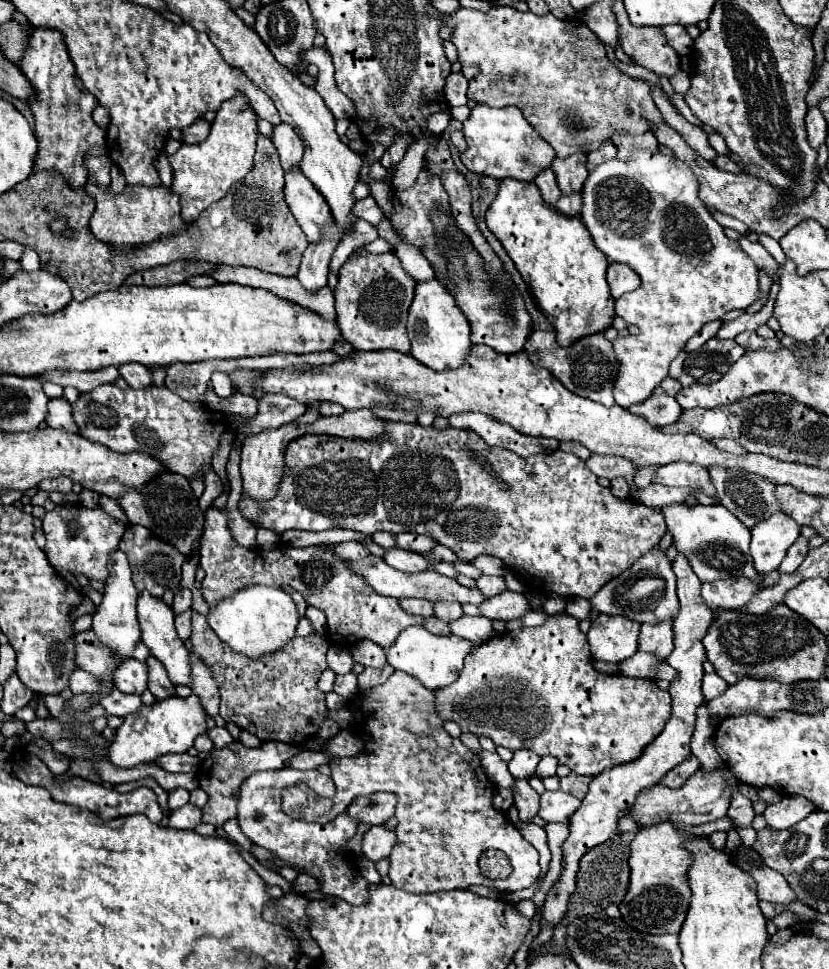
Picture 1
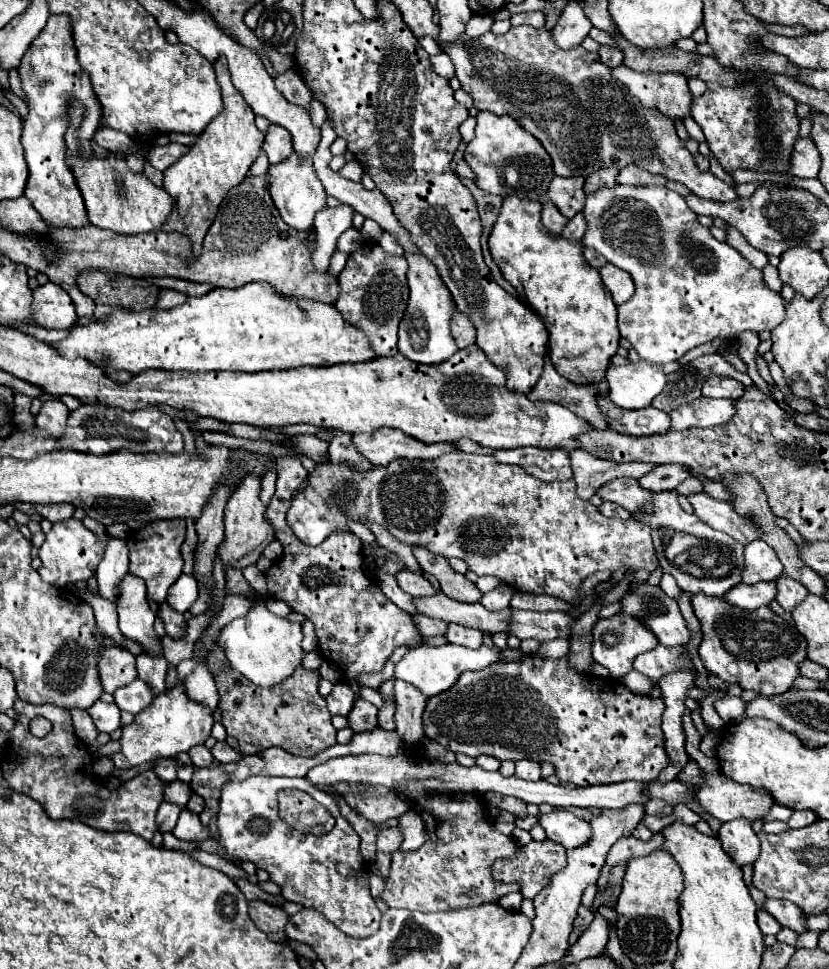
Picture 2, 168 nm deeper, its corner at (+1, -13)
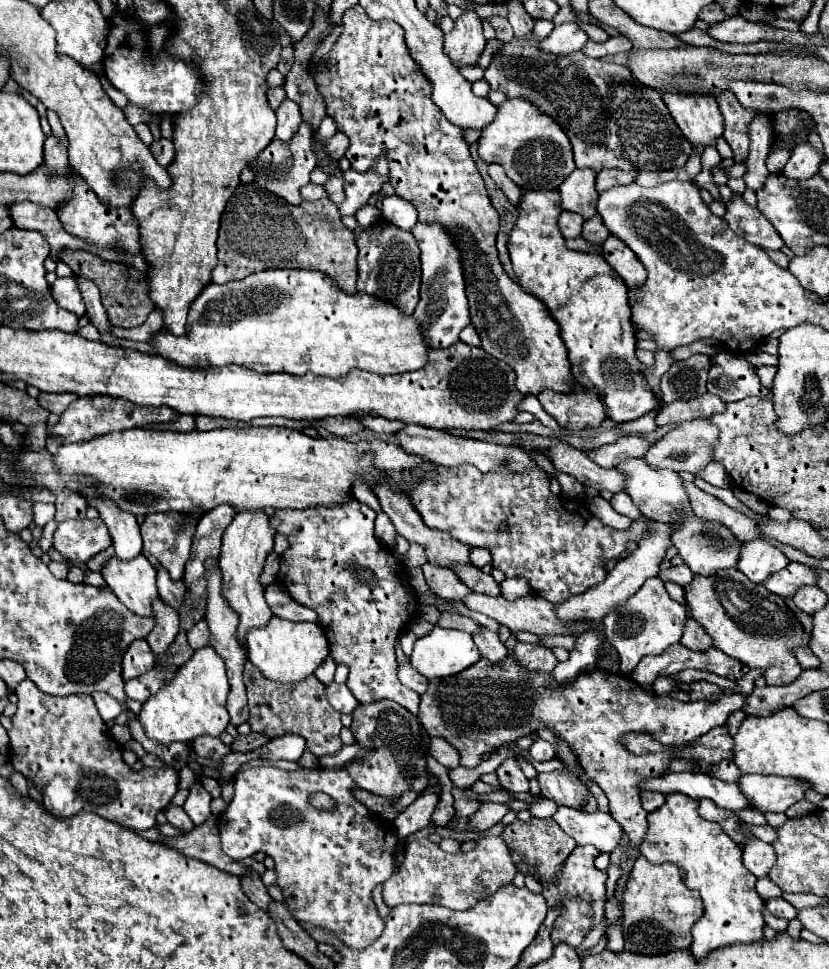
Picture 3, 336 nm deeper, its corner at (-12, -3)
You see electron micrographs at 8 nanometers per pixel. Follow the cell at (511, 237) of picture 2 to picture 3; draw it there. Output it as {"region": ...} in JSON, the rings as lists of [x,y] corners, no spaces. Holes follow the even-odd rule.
{"region":[[[574,169],[566,181],[560,185],[558,191],[526,191],[522,199],[518,201],[518,221],[514,223],[514,233],[510,233],[508,249],[510,259],[514,265],[514,273],[518,277],[518,283],[532,295],[544,301],[552,317],[560,325],[560,337],[568,349],[570,363],[578,369],[582,375],[582,381],[588,383],[598,391],[606,405],[606,415],[616,423],[628,423],[634,421],[650,411],[662,409],[662,403],[656,399],[656,395],[646,387],[646,381],[640,375],[640,361],[634,355],[636,349],[636,331],[630,321],[630,305],[628,305],[628,287],[624,281],[614,273],[614,269],[606,263],[602,255],[594,253],[580,253],[566,247],[564,237],[558,229],[558,215],[562,211],[560,207],[560,195],[562,195],[562,207],[566,211],[574,211],[582,215],[584,219],[592,217],[596,213],[596,171],[592,169]]]}

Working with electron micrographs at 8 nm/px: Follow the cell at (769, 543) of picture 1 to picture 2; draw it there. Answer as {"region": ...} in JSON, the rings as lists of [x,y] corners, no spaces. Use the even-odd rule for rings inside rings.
{"region":[[[757,539],[745,545],[745,565],[743,565],[743,583],[759,583],[759,581],[775,581],[781,575],[783,567],[777,559],[773,547],[765,541]]]}

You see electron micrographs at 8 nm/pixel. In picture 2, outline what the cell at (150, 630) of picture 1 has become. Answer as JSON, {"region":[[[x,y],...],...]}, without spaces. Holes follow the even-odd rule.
{"region":[[[127,573],[117,587],[117,613],[119,629],[125,637],[141,643],[149,655],[161,653],[159,637],[153,631],[155,613],[145,597],[145,583]]]}

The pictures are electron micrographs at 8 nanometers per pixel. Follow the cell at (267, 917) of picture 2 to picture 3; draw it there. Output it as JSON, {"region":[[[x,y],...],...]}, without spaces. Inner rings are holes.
{"region":[[[250,871],[246,877],[242,877],[242,889],[250,897],[250,901],[254,901],[264,911],[272,903],[270,895],[268,895],[268,887],[262,883],[262,879],[256,871]]]}

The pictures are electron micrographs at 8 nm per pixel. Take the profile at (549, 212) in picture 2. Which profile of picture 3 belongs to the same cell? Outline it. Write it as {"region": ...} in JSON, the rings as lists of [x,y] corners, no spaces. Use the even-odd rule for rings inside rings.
{"region":[[[562,211],[560,213],[560,219],[558,219],[560,231],[562,231],[562,235],[566,239],[568,237],[578,237],[580,231],[582,231],[582,223],[584,223],[584,219],[578,217],[576,213],[570,213],[570,211]]]}

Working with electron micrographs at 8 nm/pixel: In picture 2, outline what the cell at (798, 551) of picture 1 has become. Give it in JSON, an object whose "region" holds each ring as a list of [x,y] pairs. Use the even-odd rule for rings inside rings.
{"region":[[[781,575],[777,579],[777,601],[785,611],[791,613],[791,609],[797,607],[807,595],[809,595],[809,591],[805,591],[805,587],[801,583],[797,583],[795,579],[789,579],[785,575]]]}

